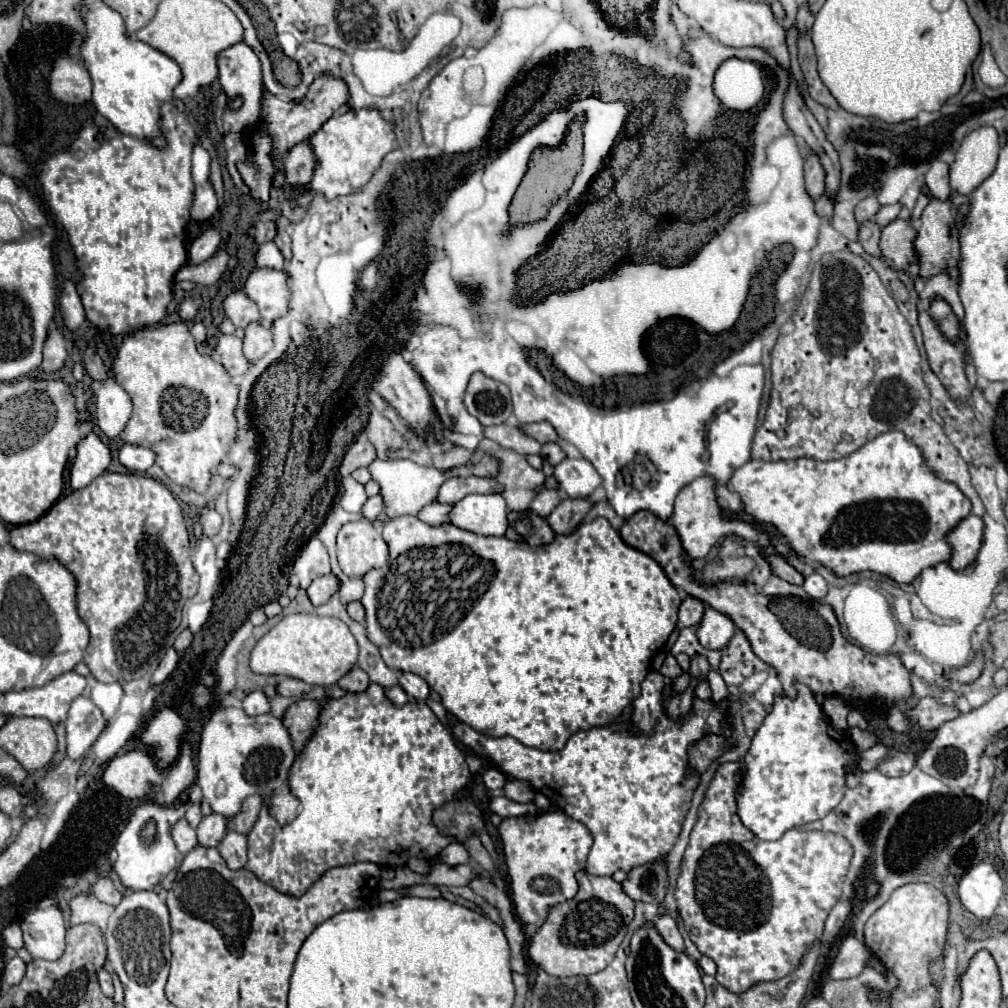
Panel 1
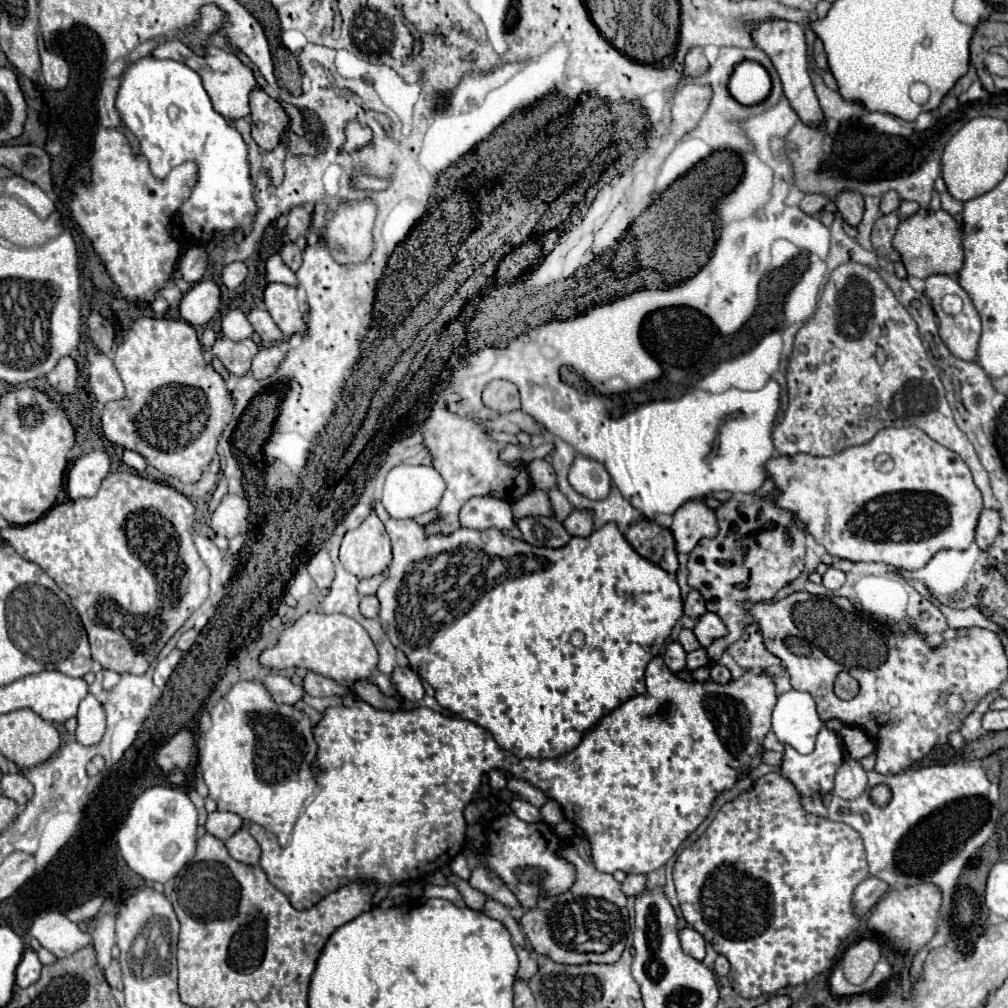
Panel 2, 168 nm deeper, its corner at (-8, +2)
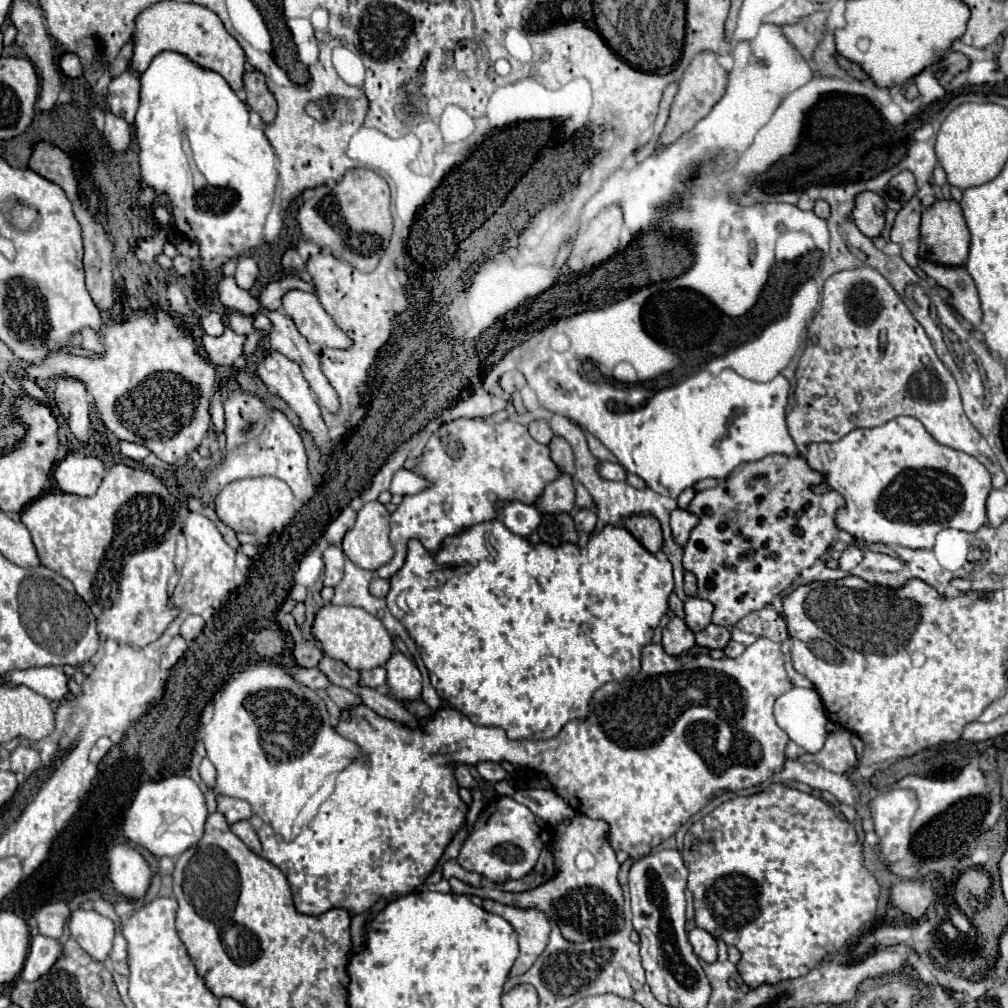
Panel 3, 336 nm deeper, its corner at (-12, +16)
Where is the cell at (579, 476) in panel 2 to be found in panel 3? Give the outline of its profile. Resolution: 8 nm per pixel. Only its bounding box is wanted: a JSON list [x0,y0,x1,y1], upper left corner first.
[596,462,626,480]

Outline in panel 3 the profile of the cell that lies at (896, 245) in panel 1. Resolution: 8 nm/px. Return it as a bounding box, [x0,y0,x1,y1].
[918,200,970,266]

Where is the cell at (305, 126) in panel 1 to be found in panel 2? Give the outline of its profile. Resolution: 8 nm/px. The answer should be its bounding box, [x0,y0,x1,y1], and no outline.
[250,88,288,150]

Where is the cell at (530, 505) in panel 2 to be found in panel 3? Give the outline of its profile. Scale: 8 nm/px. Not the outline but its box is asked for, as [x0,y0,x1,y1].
[534,474,574,512]

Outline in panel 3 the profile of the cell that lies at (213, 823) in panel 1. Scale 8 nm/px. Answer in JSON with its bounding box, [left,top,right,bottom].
[216,794,252,824]

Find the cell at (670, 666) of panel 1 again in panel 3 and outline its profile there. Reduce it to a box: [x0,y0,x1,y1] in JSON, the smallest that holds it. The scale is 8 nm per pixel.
[662,616,694,656]

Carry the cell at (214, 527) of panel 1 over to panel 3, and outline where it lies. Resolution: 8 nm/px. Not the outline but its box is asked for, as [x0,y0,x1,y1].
[216,478,294,536]

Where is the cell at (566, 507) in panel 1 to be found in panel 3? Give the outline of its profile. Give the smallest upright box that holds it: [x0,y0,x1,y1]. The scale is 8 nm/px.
[574,508,596,532]

